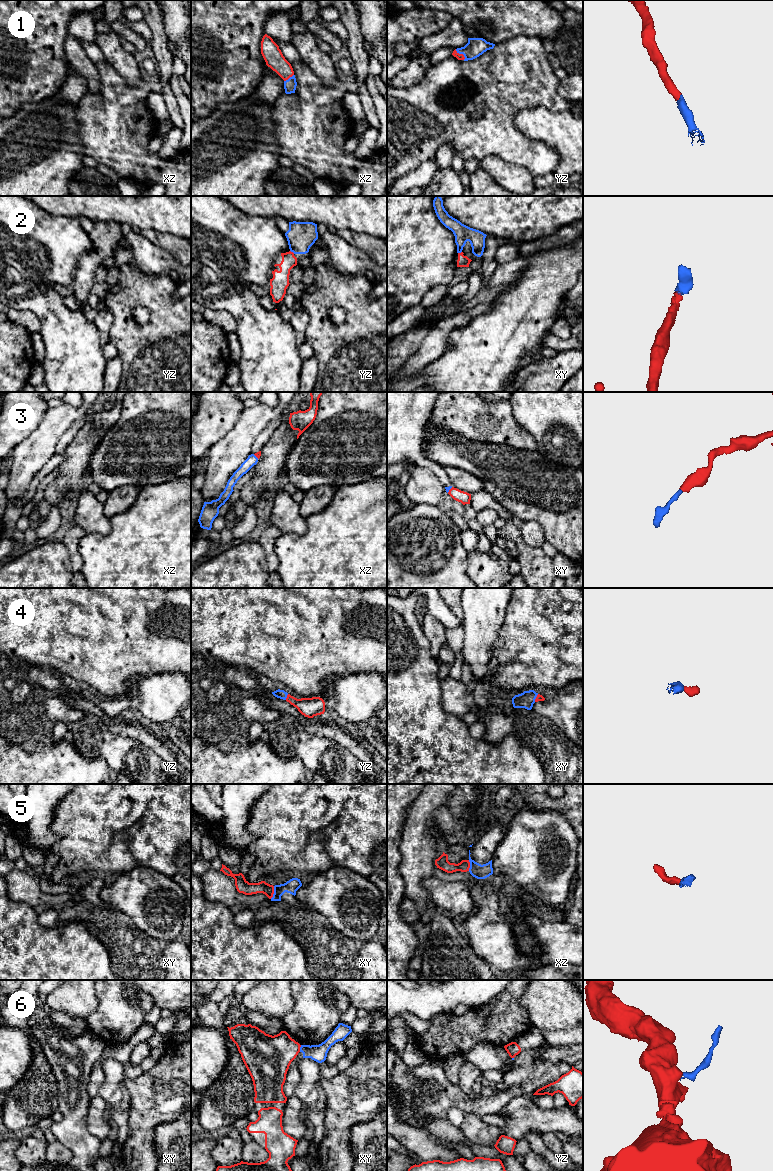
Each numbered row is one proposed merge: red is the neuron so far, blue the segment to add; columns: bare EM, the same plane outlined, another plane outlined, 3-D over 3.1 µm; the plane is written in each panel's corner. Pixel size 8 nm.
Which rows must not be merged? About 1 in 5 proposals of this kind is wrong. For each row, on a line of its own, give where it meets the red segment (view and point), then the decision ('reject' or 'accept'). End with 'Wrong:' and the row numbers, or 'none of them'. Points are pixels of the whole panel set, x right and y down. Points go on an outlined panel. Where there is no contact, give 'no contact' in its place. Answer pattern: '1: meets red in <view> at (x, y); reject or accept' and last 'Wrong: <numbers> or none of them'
1: meets red in yz at (461, 54); accept
2: meets red in yz at (292, 252); accept
3: meets red in xy at (449, 490); accept
4: meets red in yz at (287, 697); accept
5: meets red in xy at (273, 892); accept
6: meets red in xy at (299, 1048); reject
Wrong: 6

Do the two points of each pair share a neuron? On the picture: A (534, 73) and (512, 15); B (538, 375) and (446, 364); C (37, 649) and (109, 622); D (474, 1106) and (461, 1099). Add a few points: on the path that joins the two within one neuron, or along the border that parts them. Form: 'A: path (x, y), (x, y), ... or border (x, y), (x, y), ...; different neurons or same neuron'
A: border (542, 40), (533, 36), (514, 36), (498, 44); different neurons
B: border (519, 367), (512, 381); different neurons
C: path (55, 639), (72, 622), (91, 622); same neuron
D: path (471, 1104), (464, 1102); same neuron

